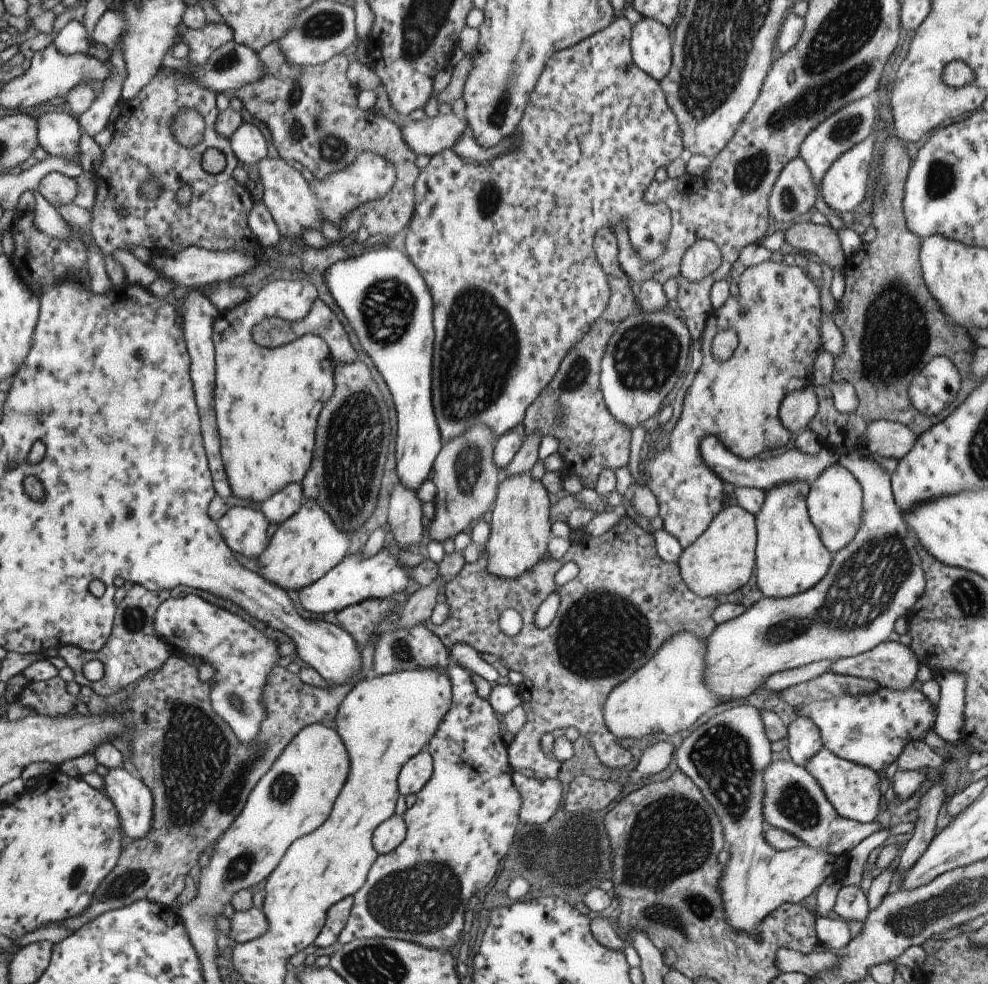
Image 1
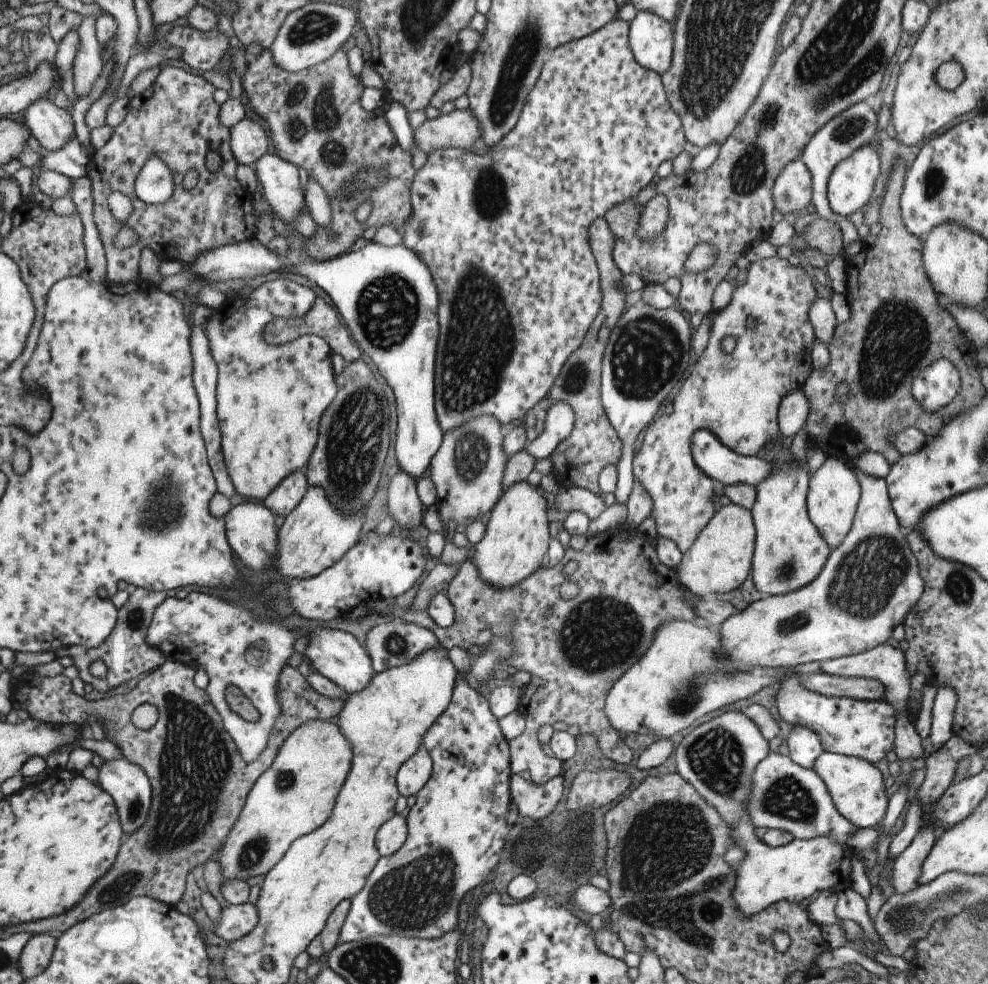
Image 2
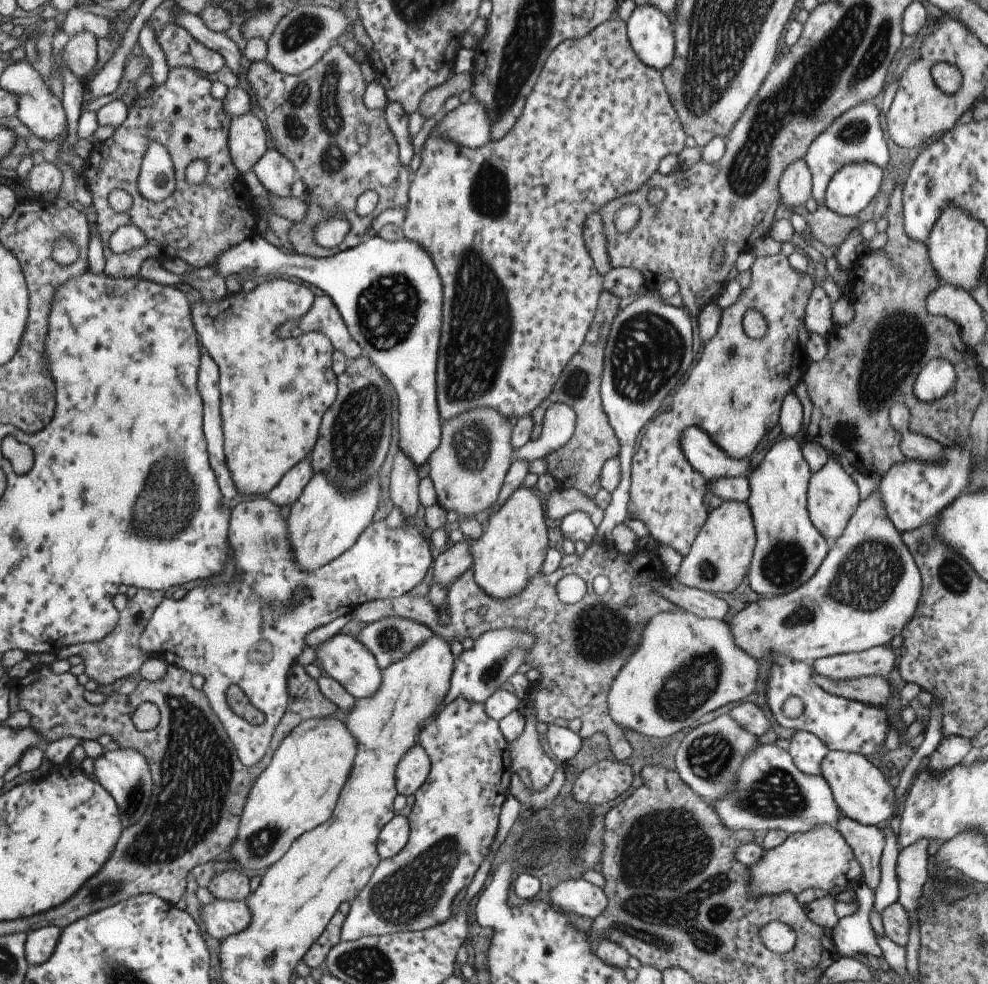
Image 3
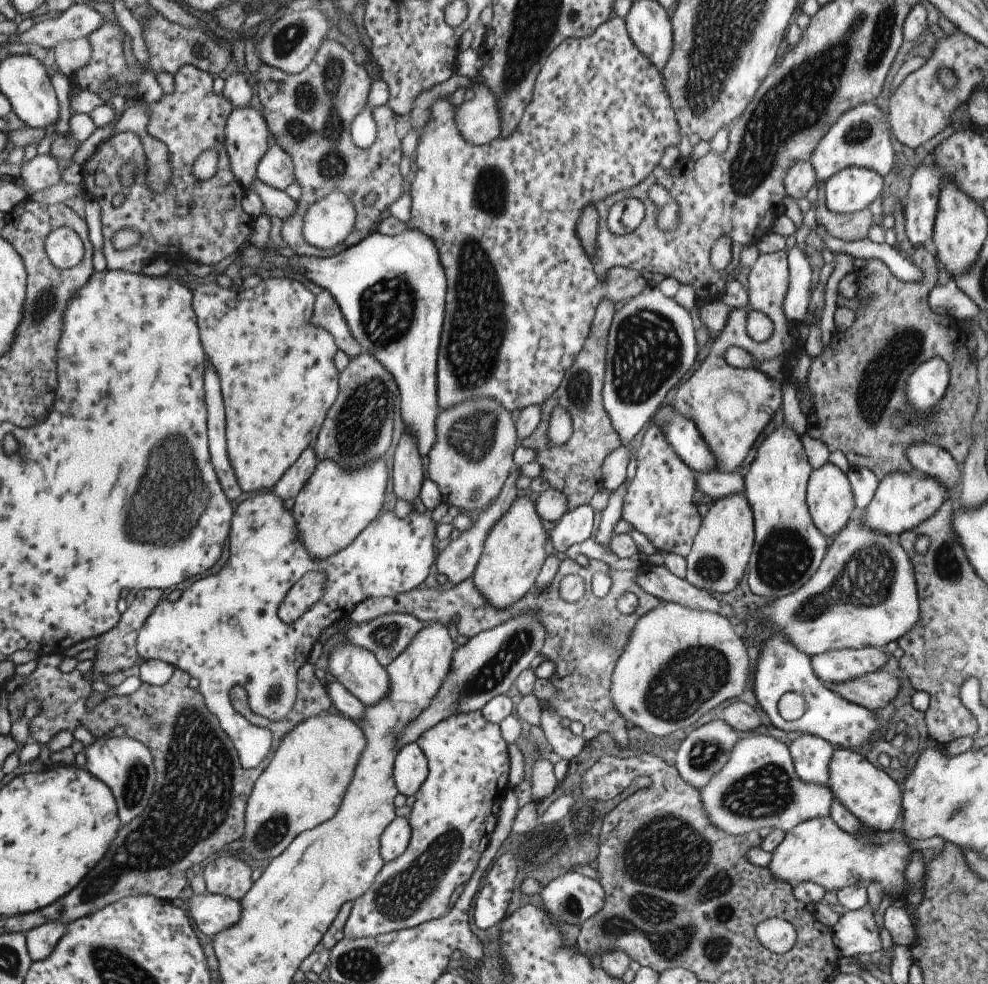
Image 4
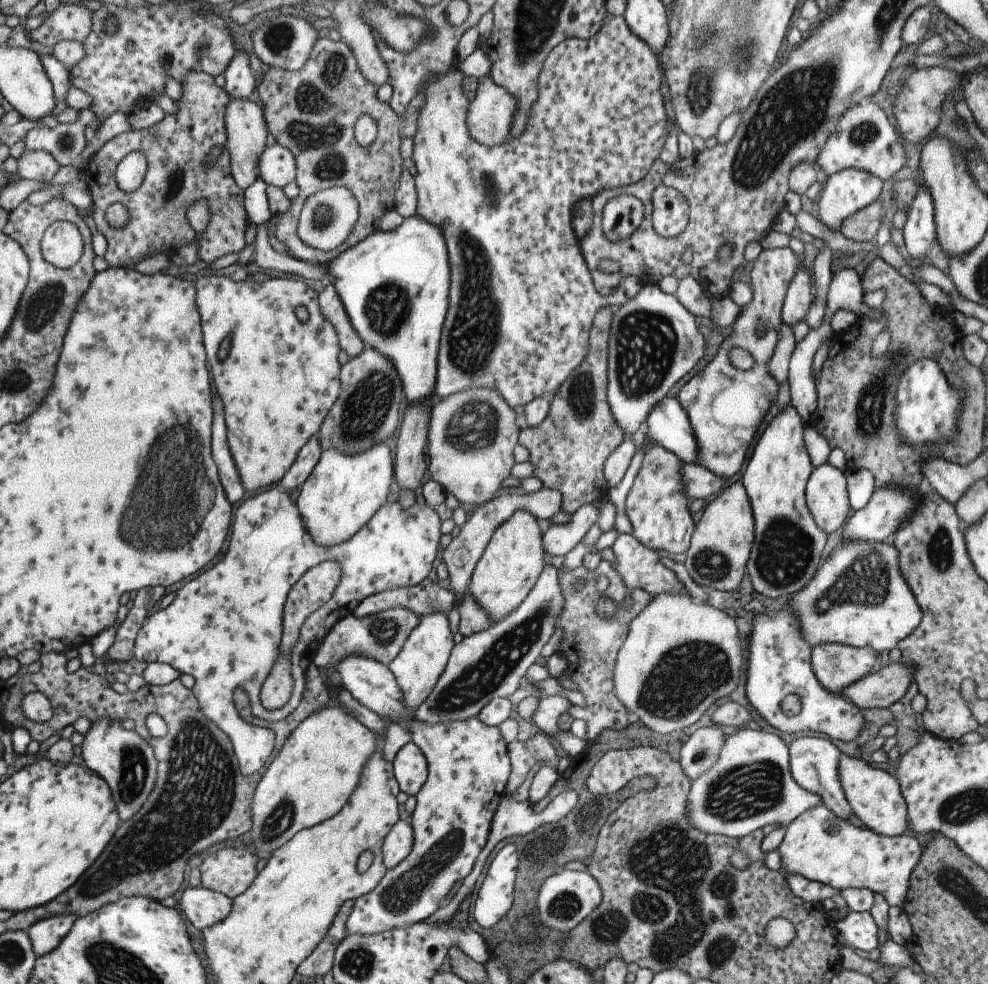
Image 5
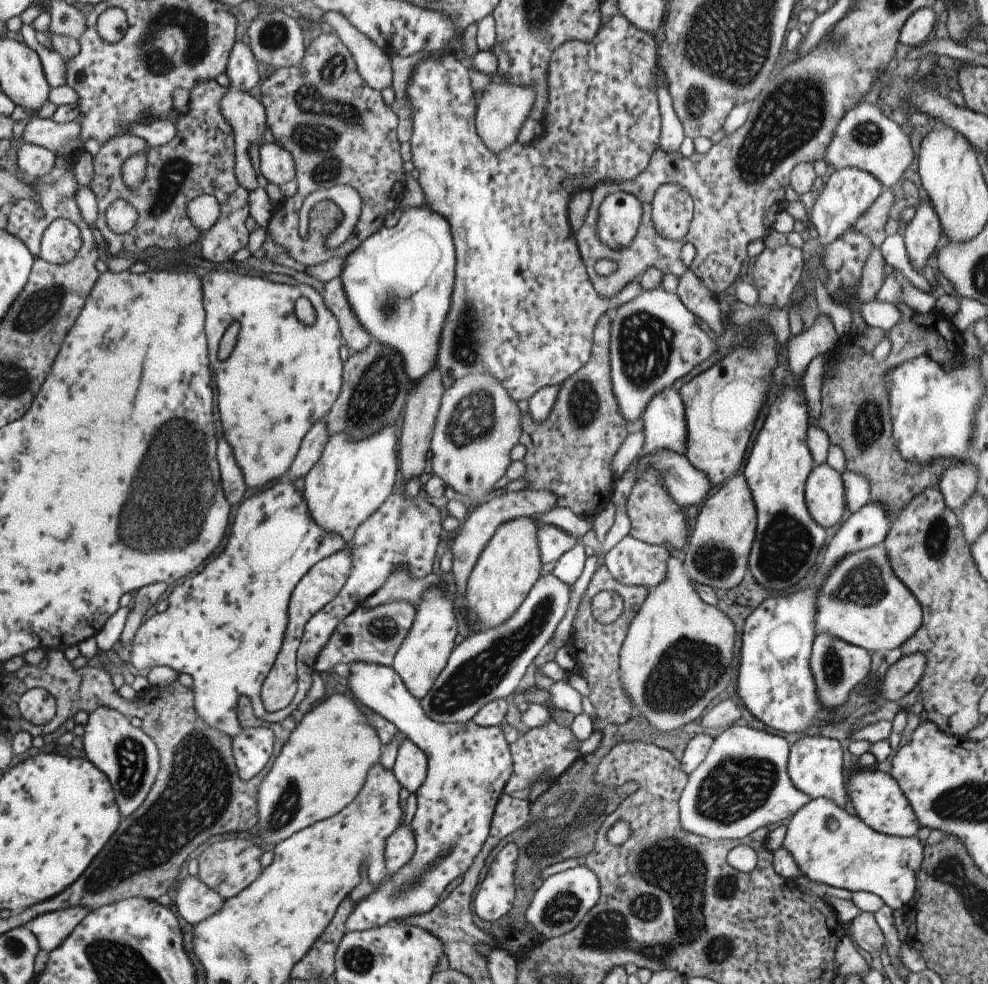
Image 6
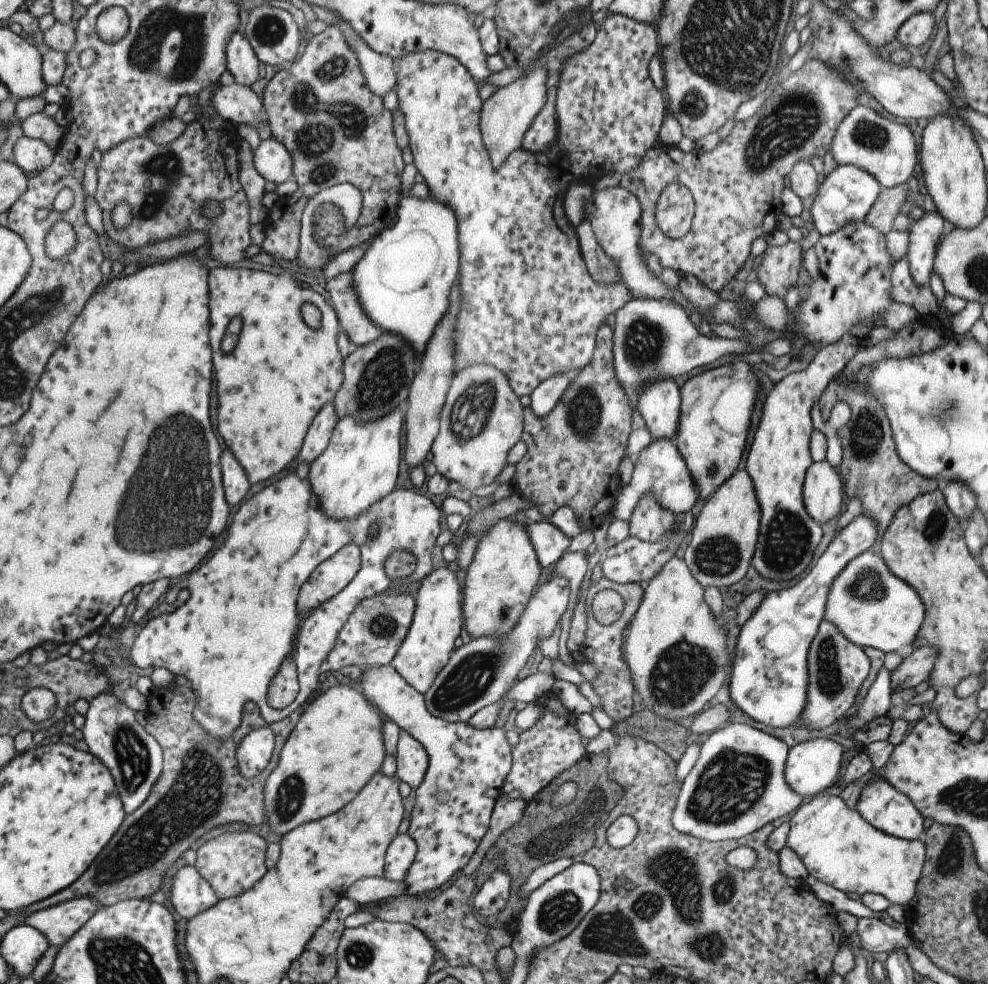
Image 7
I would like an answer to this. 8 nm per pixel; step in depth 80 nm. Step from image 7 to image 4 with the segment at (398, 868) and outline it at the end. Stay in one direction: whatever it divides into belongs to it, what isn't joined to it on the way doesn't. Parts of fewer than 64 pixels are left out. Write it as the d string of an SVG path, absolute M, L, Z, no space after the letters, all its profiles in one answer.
M396 816L383 829L379 837L379 854L384 862L397 858L407 846L410 826L404 817Z

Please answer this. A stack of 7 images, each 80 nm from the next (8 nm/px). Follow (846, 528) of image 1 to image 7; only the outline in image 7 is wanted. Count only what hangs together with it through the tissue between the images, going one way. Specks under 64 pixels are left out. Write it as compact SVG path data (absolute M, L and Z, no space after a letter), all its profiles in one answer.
M825 459L821 462L812 462L809 465L802 482L802 501L807 514L819 526L839 514L841 502L843 502L843 491L845 491L841 488L842 482L841 476L835 473L835 470Z

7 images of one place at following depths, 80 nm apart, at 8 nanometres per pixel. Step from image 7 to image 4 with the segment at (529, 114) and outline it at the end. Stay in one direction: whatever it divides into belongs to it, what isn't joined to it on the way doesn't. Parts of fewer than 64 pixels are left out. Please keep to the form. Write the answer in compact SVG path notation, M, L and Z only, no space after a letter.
M478 80L472 89L474 97L463 101L453 110L456 129L466 143L496 143L500 136L500 113L496 109L496 97Z

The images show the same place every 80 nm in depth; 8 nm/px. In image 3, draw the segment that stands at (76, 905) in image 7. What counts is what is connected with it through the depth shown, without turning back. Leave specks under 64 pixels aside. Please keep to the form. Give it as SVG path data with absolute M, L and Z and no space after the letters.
M54 926L32 930L26 934L24 957L28 968L43 964L51 956L59 936L60 928Z

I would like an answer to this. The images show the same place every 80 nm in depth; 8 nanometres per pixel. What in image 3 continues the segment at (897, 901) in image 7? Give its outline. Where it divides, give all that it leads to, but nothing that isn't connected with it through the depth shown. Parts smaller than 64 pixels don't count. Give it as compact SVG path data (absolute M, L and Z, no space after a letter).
M827 826L804 833L791 833L780 845L764 850L762 857L747 868L750 870L748 896L753 899L785 892L797 896L801 891L815 888L828 893L854 890L861 884L862 878L861 867L849 845L845 844L837 829Z

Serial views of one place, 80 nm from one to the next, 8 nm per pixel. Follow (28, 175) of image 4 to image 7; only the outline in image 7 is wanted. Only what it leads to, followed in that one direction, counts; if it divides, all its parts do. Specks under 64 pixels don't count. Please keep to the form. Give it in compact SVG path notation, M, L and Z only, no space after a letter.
M23 136L15 142L12 152L14 164L23 172L47 168L54 155L54 151L44 142Z

